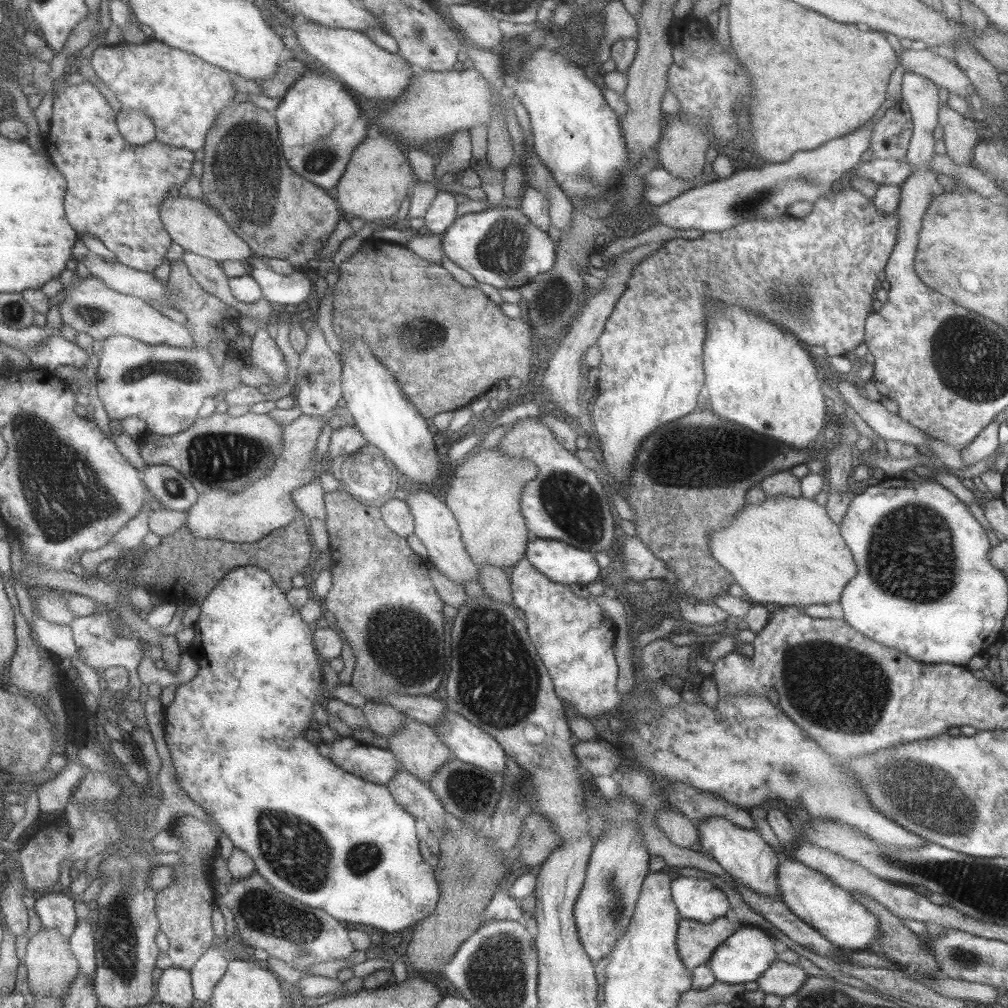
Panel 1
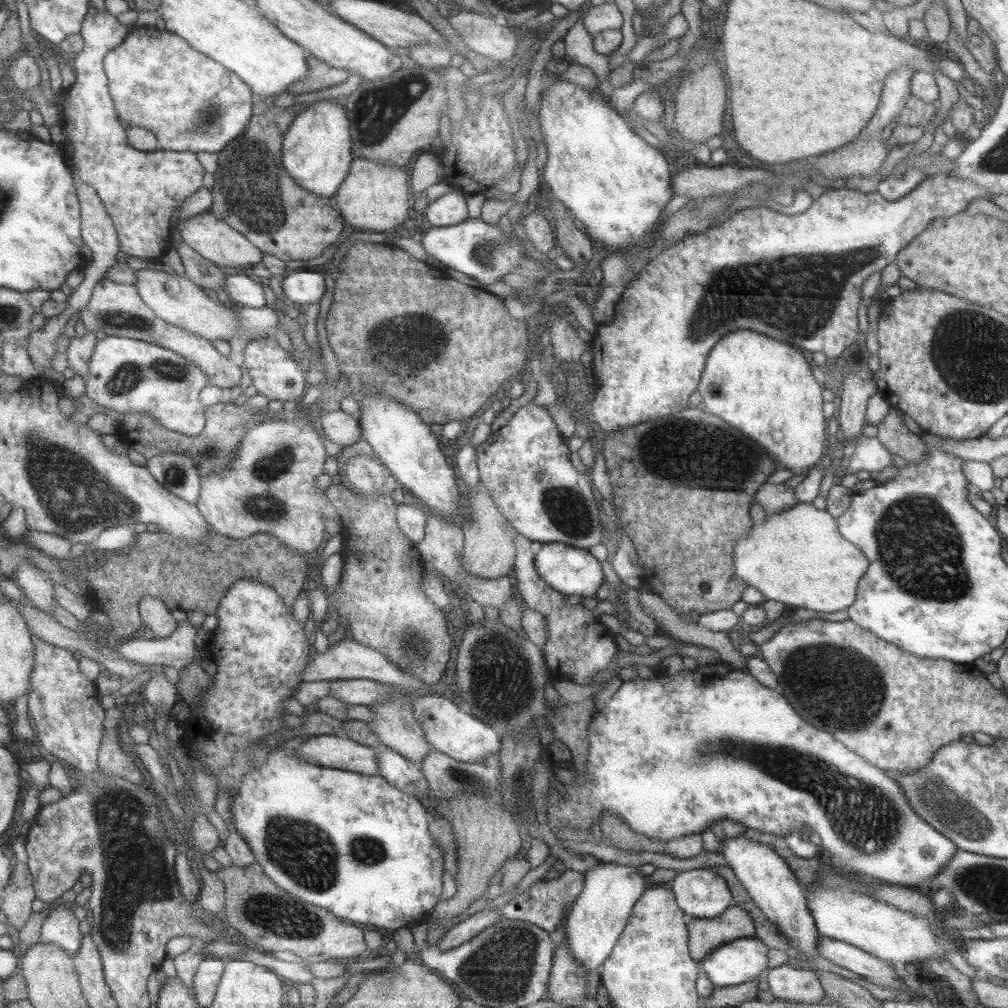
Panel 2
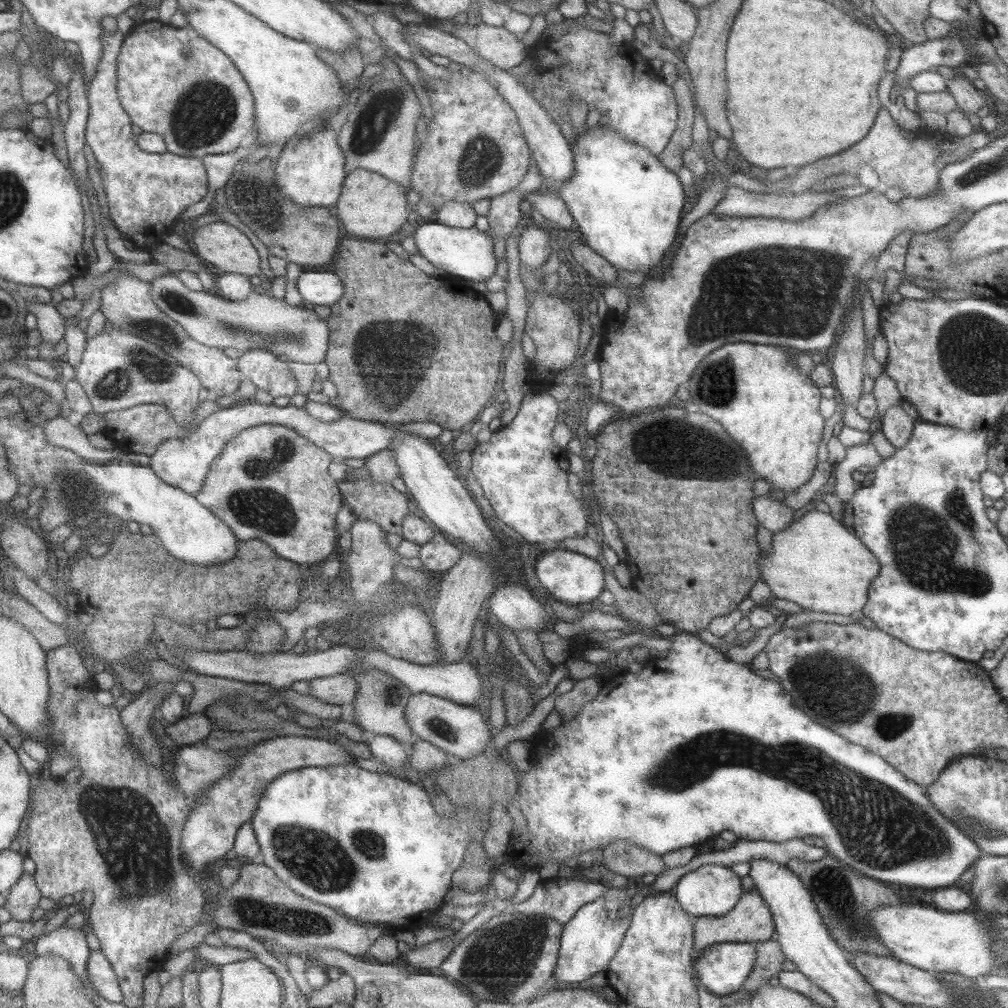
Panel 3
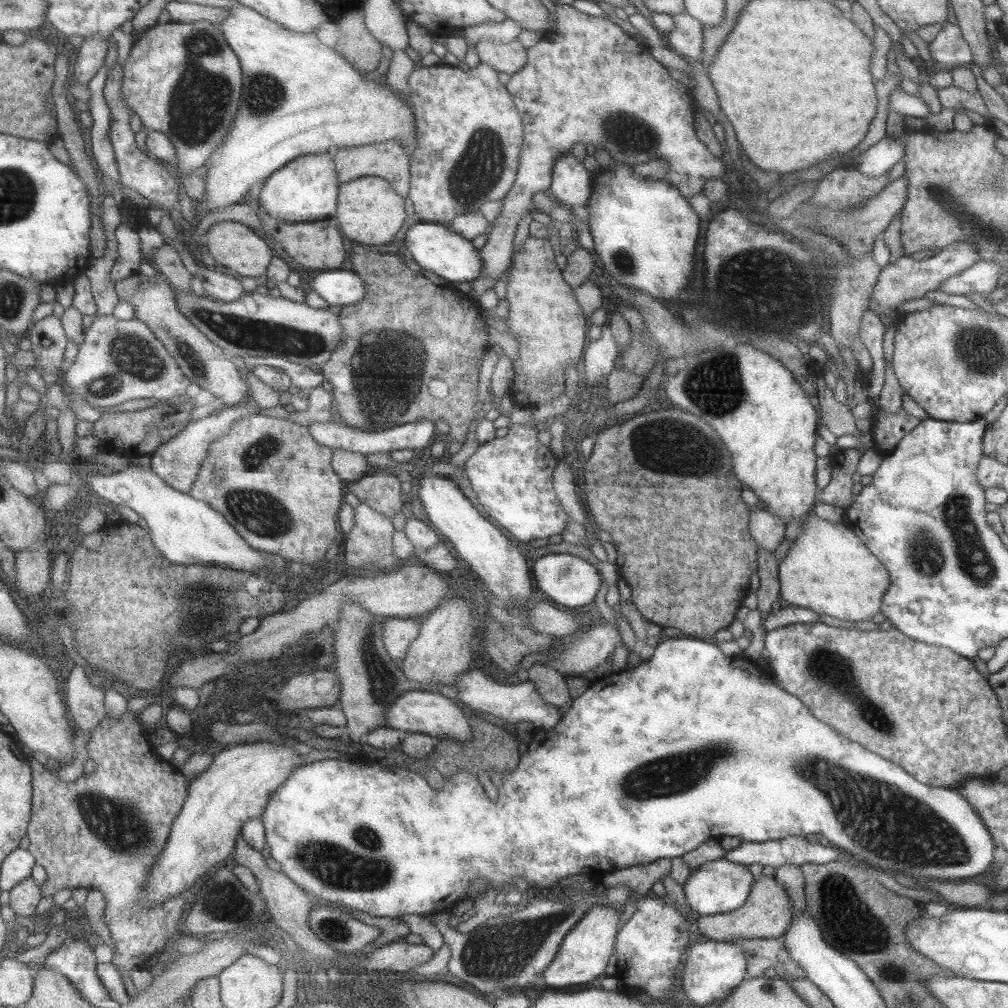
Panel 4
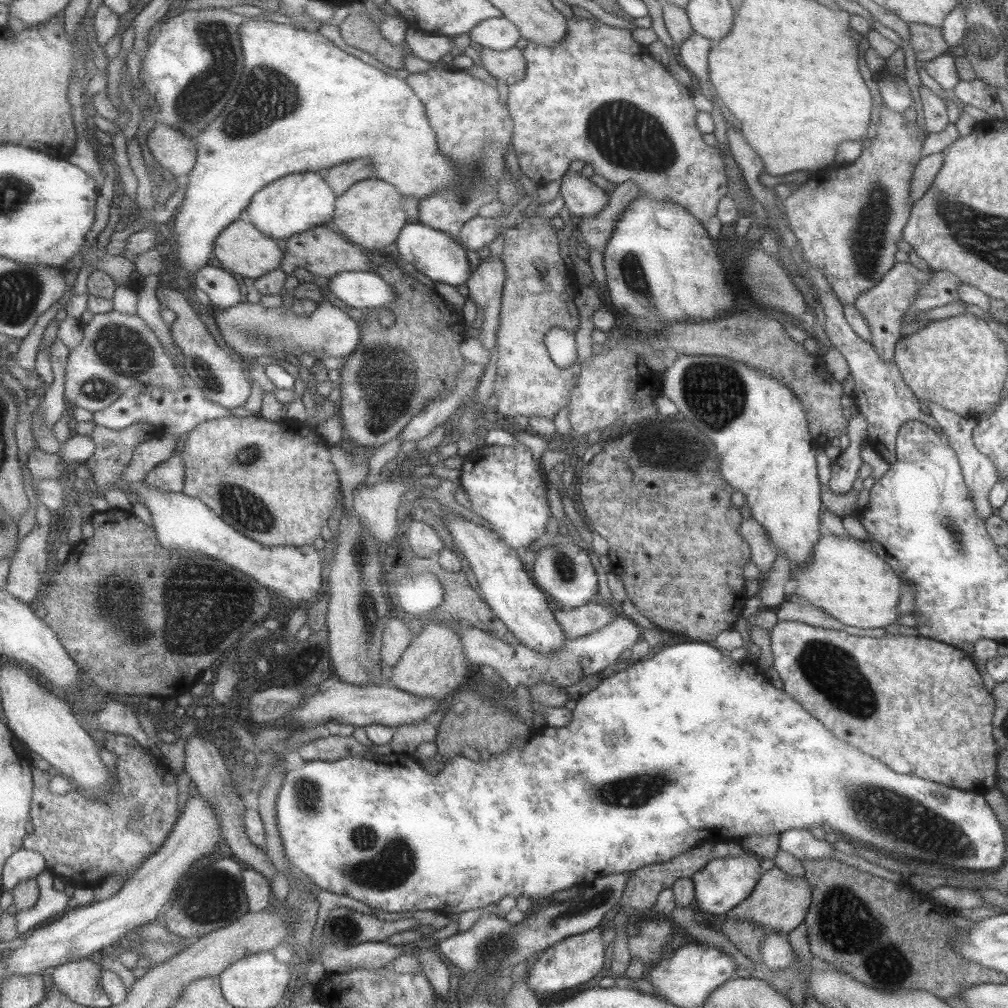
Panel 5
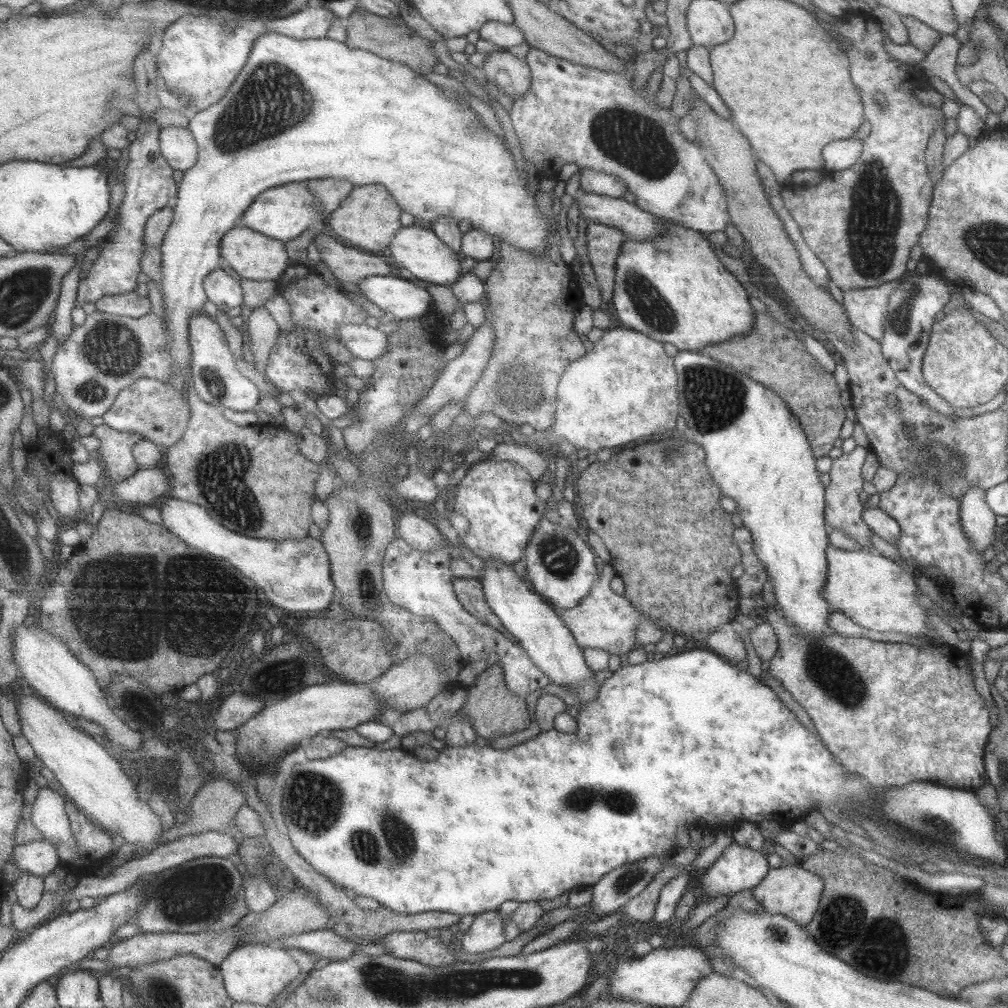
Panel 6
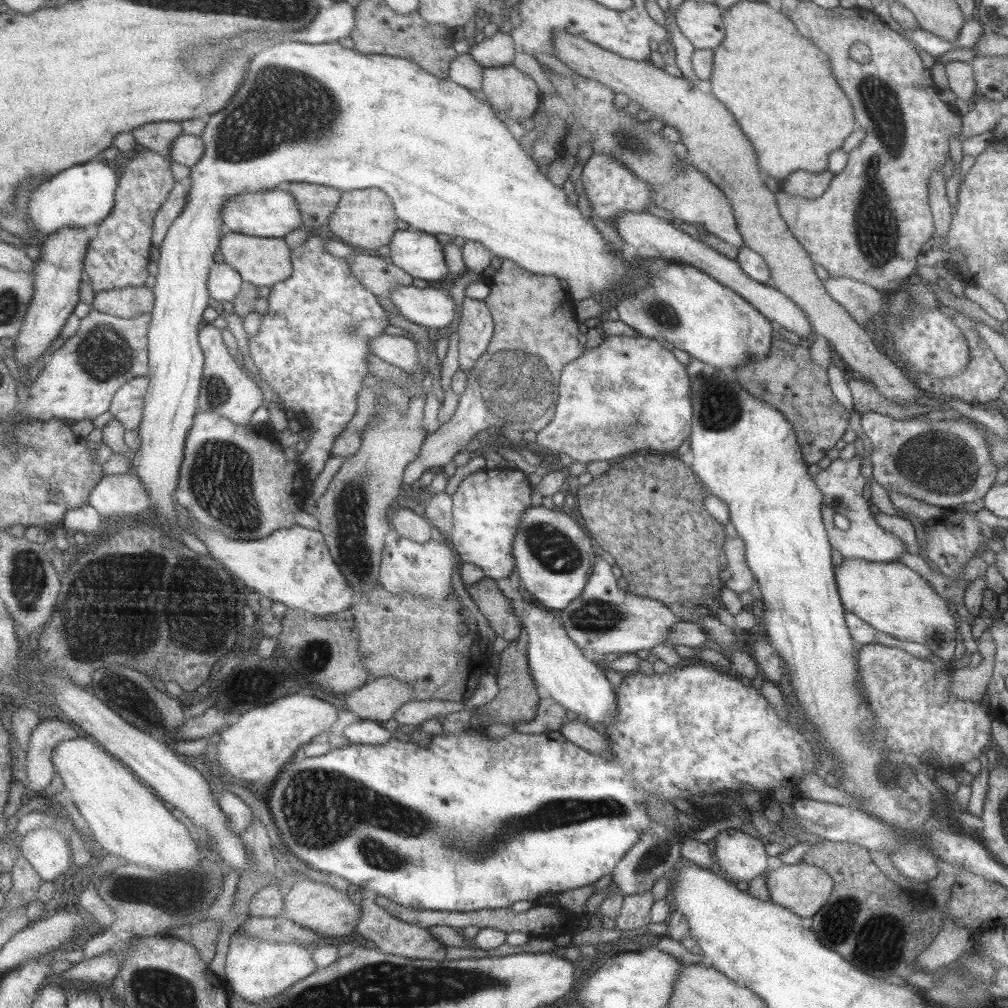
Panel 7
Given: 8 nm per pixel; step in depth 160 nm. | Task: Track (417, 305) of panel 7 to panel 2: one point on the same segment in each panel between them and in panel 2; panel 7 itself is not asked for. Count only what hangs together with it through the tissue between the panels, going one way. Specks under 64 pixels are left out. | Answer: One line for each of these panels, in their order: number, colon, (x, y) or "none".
2: (304, 286)
3: (325, 288)
4: (341, 287)
5: (357, 289)
6: (392, 295)

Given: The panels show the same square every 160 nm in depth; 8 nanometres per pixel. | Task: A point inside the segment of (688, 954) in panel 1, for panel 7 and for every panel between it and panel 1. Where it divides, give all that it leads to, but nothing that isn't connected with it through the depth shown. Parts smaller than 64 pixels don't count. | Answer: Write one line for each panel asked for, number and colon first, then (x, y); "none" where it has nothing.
2: (704, 935)
3: (749, 921)
4: (766, 912)
5: (778, 902)
6: (791, 891)
7: (801, 888)

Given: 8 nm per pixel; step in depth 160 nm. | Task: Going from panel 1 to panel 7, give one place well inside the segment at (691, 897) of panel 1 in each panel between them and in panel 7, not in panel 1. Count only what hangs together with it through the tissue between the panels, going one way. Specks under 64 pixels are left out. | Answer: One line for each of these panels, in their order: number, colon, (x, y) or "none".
2: (701, 893)
3: (711, 890)
4: (720, 886)
5: (721, 884)
6: (738, 868)
7: (742, 857)

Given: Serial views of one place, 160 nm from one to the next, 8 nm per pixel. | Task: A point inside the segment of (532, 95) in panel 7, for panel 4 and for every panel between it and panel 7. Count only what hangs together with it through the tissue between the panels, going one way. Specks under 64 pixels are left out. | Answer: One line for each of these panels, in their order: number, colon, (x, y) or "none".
4: (509, 58)
5: (509, 65)
6: (512, 76)

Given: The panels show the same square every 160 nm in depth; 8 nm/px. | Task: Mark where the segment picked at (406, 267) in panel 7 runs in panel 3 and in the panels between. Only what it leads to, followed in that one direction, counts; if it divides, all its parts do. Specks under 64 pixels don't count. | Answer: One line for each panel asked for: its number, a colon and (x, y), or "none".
3: (467, 254)
4: (434, 246)
5: (434, 253)
6: (417, 249)

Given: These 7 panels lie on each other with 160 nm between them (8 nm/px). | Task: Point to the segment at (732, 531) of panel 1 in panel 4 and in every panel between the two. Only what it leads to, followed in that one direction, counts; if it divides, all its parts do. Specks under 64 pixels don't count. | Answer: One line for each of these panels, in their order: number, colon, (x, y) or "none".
2: (797, 557)
3: (816, 563)
4: (827, 569)

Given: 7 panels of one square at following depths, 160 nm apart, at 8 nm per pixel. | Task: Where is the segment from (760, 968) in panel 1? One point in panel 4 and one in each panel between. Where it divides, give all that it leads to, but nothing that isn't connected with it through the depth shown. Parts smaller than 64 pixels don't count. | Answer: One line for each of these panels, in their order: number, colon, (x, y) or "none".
2: (741, 960)
3: (722, 968)
4: (712, 969)

